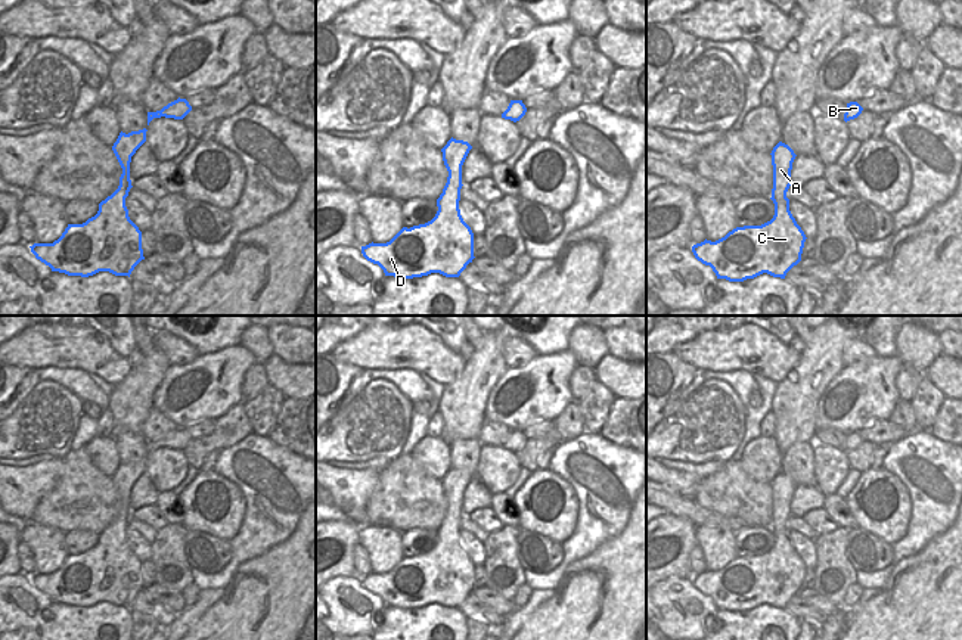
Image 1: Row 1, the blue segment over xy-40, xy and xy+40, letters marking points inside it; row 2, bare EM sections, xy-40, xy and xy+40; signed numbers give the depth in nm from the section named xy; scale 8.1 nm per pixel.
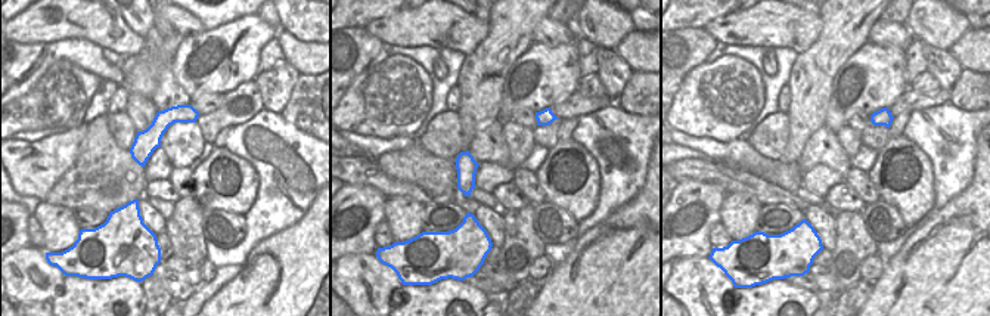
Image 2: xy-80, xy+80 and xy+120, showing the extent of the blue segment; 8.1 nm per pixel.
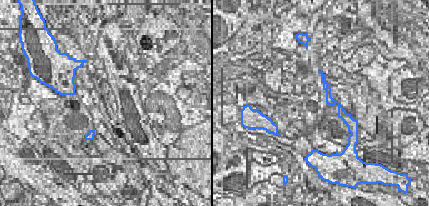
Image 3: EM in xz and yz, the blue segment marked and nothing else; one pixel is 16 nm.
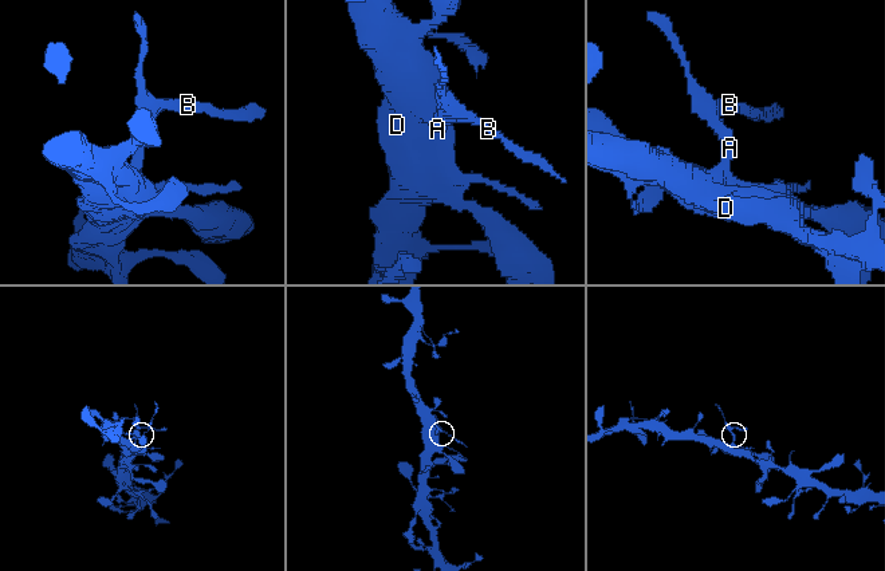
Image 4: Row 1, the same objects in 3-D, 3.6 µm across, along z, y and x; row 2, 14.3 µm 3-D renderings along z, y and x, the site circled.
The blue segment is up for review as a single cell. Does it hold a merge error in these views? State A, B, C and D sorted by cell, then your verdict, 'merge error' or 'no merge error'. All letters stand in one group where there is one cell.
groups A B / C D; merge error

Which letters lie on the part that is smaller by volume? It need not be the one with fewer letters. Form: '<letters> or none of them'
A, B.

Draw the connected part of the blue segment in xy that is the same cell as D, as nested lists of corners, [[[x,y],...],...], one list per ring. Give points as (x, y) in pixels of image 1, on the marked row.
[[[450,183],[437,199],[438,211],[431,221],[403,227],[387,243],[361,246],[363,257],[378,264],[385,276],[413,279],[440,273],[459,277],[475,258],[474,233],[459,209],[462,186]]]

